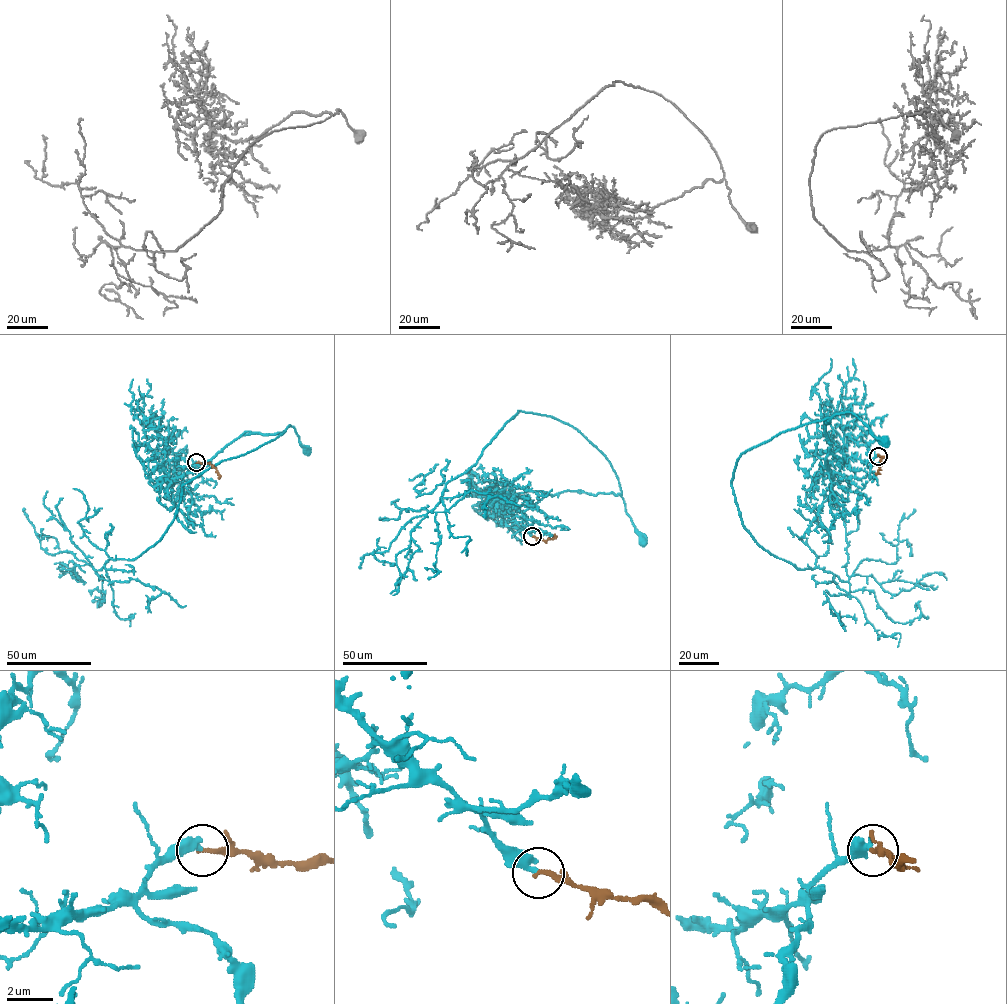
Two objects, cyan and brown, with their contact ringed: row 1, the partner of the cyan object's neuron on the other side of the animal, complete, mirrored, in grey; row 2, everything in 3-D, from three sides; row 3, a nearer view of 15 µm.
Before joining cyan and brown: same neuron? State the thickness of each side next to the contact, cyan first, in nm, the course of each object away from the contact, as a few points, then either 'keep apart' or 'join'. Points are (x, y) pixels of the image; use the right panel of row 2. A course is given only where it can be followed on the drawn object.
420/200 nm | cyan via (878, 456), (863, 462), (831, 453), (827, 422), (852, 412), (885, 442) | brown via (878, 456), (883, 457), (876, 473) | join

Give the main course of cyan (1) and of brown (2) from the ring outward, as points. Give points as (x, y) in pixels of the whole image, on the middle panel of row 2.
1: (533, 536), (511, 515), (510, 508), (533, 504), (548, 494), (563, 491), (613, 492), (623, 499), (642, 542)
2: (533, 536), (546, 541), (552, 539), (554, 534)

